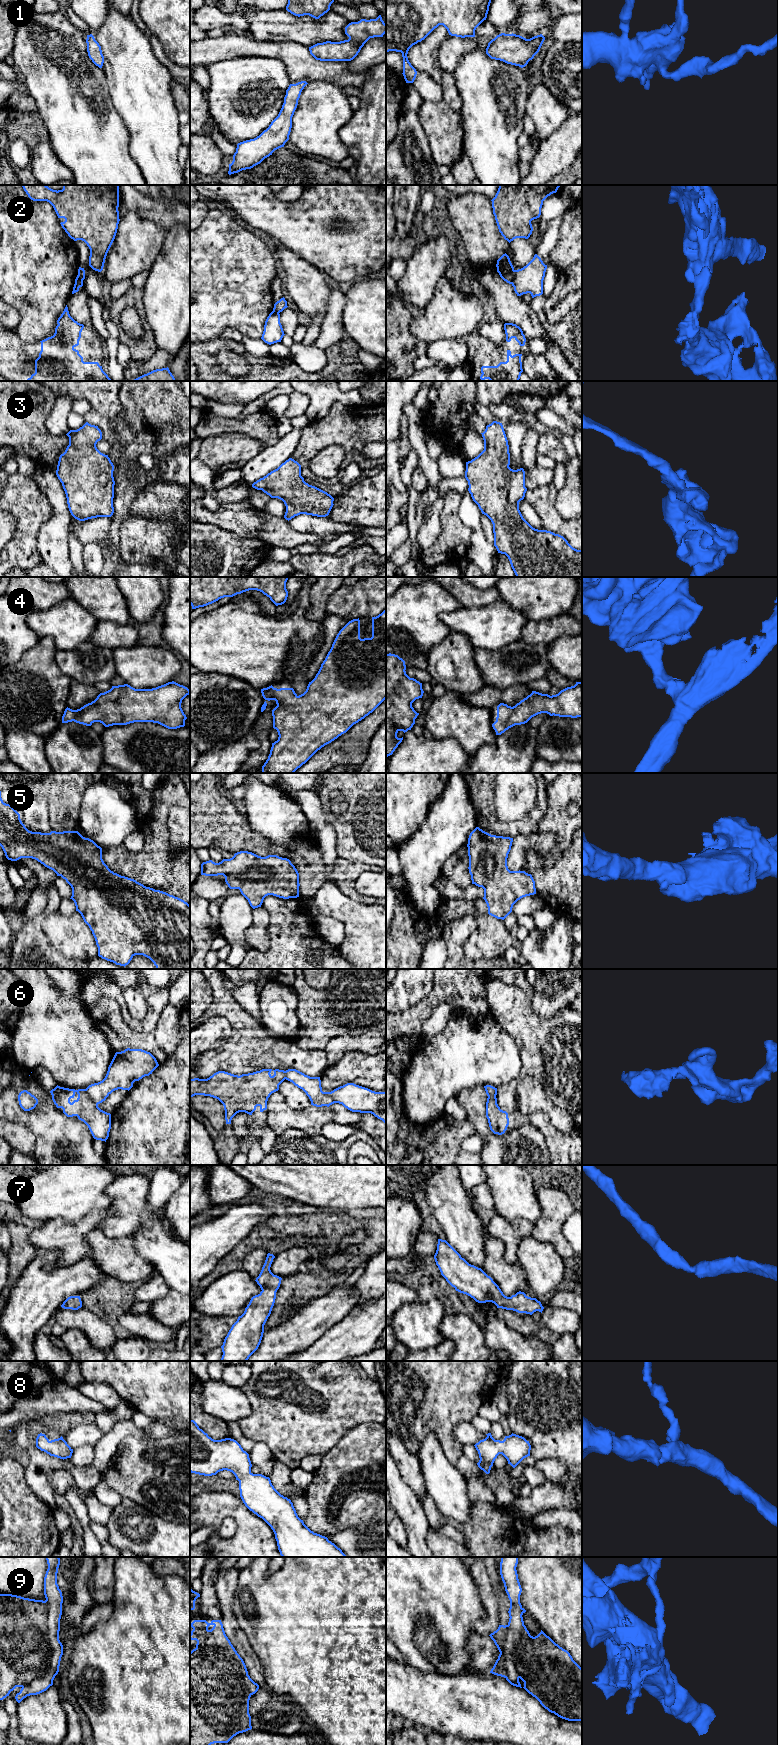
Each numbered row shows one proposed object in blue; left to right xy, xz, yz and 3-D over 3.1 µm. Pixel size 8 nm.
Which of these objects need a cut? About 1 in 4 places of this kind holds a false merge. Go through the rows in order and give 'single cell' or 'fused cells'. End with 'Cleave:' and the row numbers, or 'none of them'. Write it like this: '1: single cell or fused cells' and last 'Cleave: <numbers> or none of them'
1: single cell
2: fused cells
3: single cell
4: single cell
5: single cell
6: fused cells
7: single cell
8: single cell
9: single cell
Cleave: 2, 6

